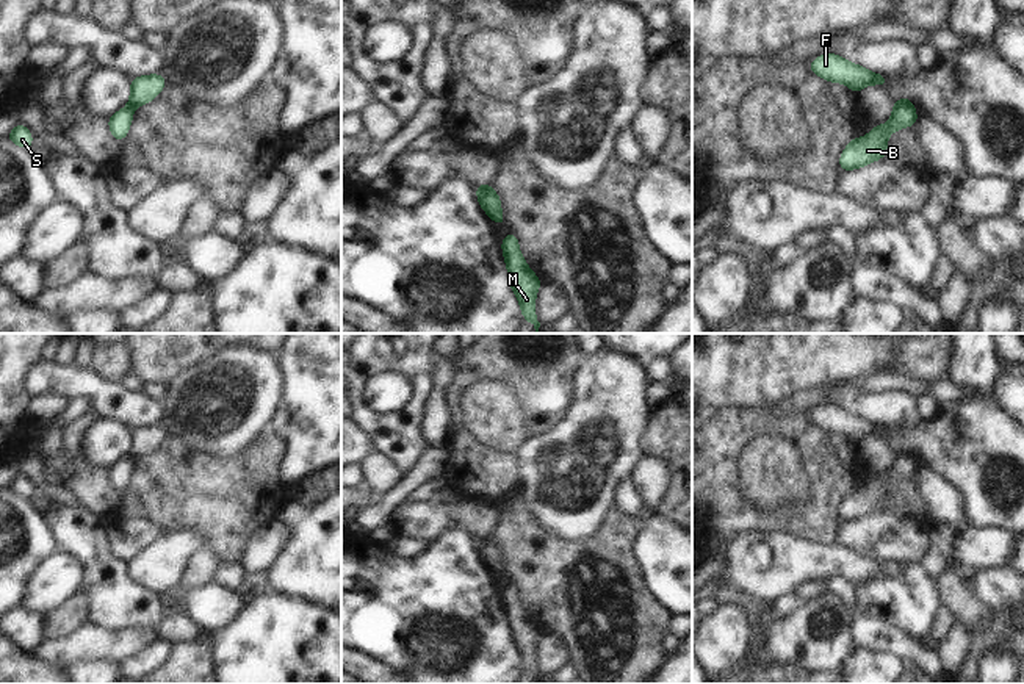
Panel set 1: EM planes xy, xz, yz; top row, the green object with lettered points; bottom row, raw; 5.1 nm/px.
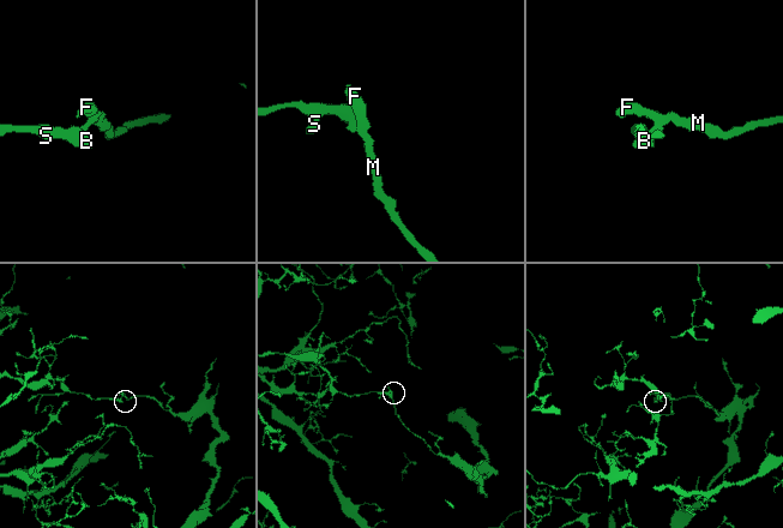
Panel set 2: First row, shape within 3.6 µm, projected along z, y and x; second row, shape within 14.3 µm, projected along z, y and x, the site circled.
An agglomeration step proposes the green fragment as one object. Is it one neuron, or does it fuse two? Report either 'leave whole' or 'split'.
split

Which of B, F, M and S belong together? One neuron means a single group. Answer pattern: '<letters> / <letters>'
B S / F M

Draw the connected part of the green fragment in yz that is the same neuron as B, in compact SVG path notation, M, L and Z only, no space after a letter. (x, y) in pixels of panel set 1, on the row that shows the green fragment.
M892 106L889 121L885 125L875 124L863 138L852 138L839 155L839 171L855 171L877 160L883 160L888 150L891 133L918 124L918 113L907 106Z

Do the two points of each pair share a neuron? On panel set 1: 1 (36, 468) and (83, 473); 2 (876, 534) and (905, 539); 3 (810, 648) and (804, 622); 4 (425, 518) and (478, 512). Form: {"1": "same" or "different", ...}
{"1": "different", "2": "same", "3": "same", "4": "same"}

